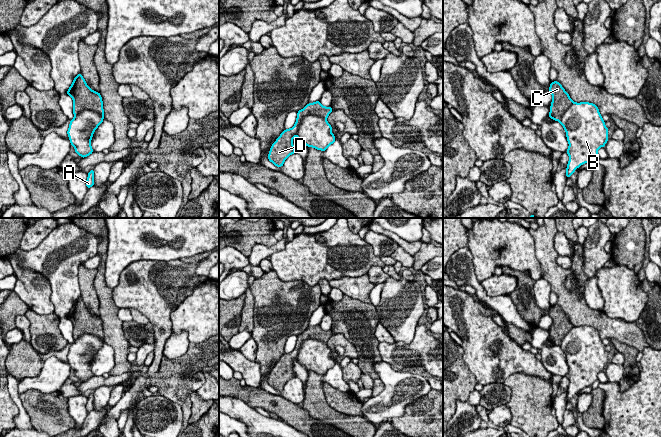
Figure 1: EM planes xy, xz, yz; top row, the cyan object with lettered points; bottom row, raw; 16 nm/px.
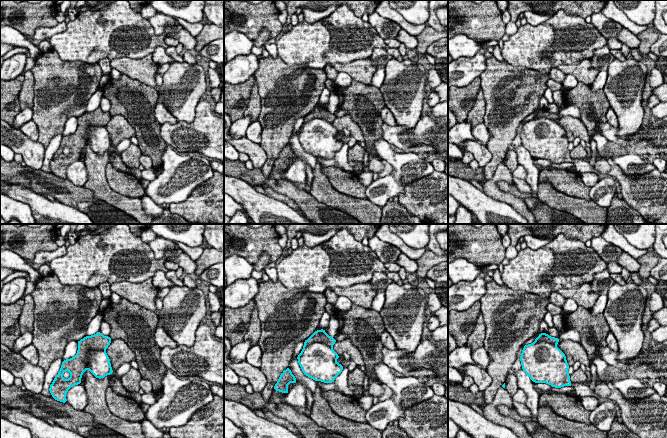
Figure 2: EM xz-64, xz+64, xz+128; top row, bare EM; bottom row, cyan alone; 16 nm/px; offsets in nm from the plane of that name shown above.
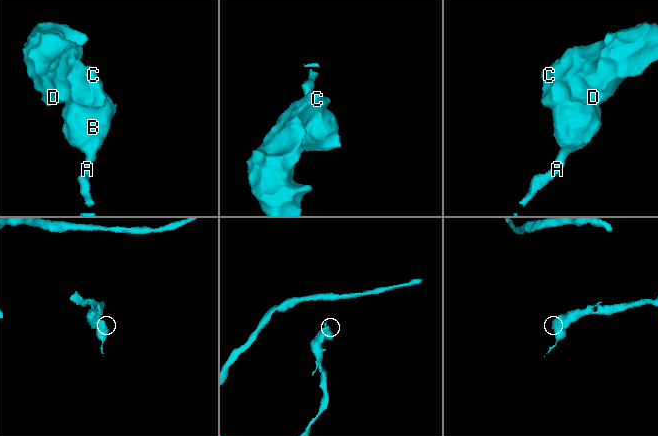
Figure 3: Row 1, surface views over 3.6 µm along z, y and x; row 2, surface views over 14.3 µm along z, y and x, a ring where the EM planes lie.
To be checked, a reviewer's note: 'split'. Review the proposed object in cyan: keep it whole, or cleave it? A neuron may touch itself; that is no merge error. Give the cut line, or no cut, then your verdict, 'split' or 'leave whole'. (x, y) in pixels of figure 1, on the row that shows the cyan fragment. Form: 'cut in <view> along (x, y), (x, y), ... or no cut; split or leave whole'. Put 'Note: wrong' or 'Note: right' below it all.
cut in xz along (325, 118), (306, 115), (301, 120), (296, 136); split
Note: right

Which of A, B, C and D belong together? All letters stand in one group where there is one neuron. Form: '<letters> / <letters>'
A B / C D

